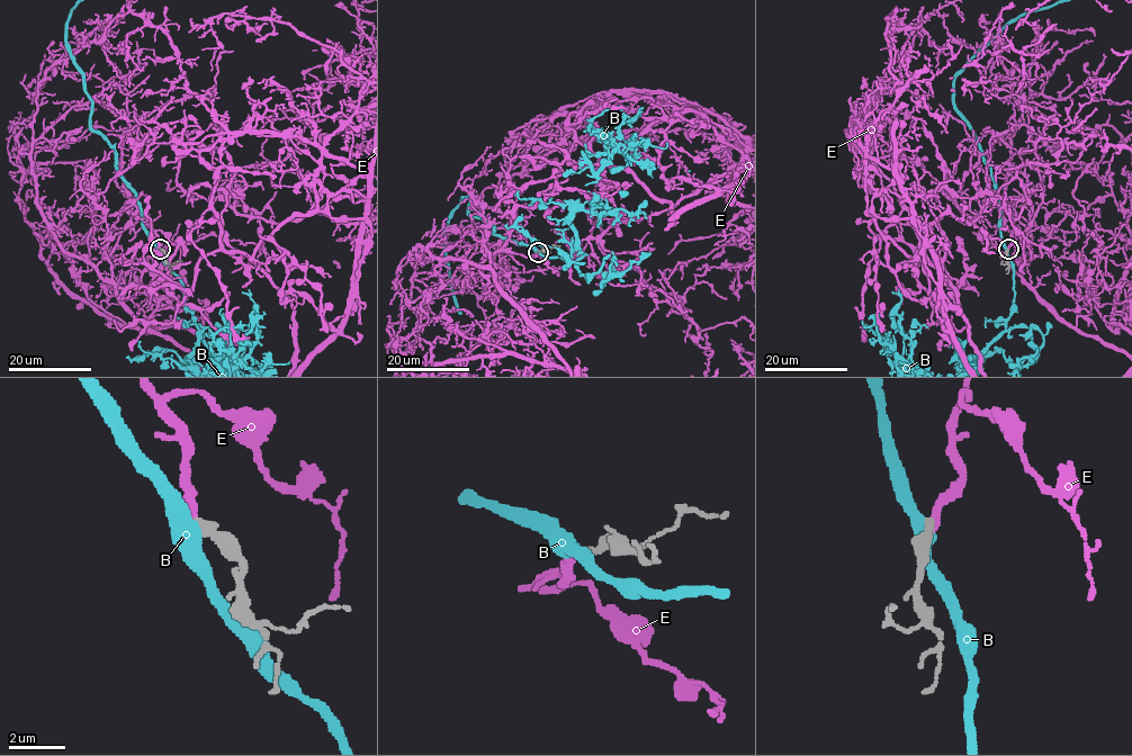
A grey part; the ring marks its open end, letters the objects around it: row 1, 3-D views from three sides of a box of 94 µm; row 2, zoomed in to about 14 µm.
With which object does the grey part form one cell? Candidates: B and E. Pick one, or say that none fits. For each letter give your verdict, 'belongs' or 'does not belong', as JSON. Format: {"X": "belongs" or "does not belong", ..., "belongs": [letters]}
{"B": "does not belong", "E": "belongs", "belongs": ["E"]}

